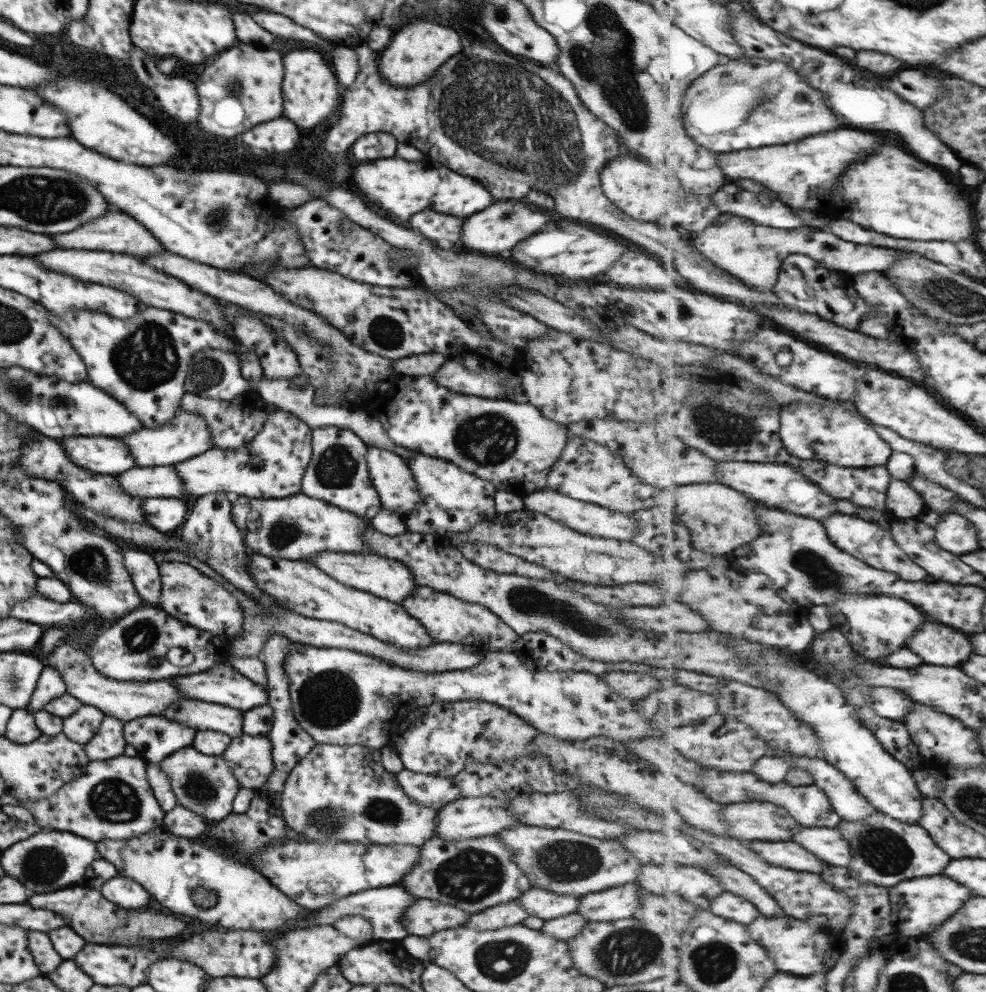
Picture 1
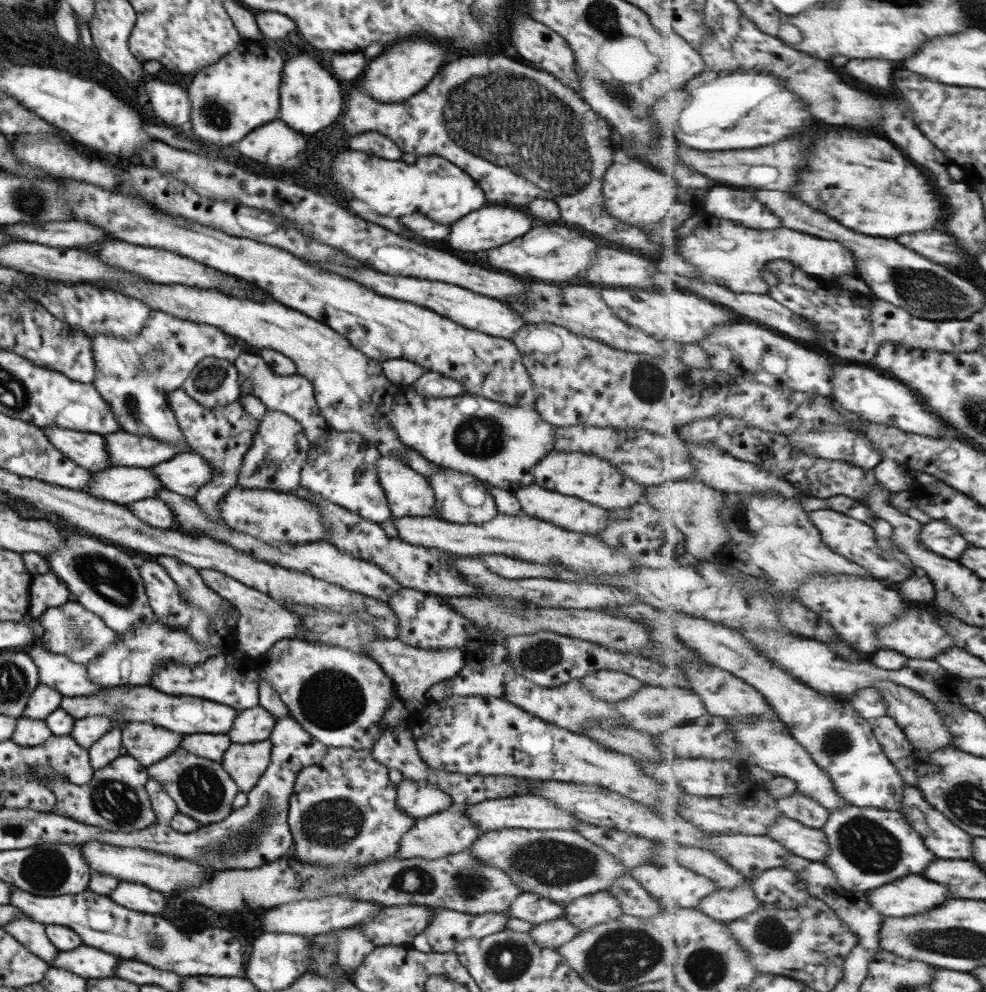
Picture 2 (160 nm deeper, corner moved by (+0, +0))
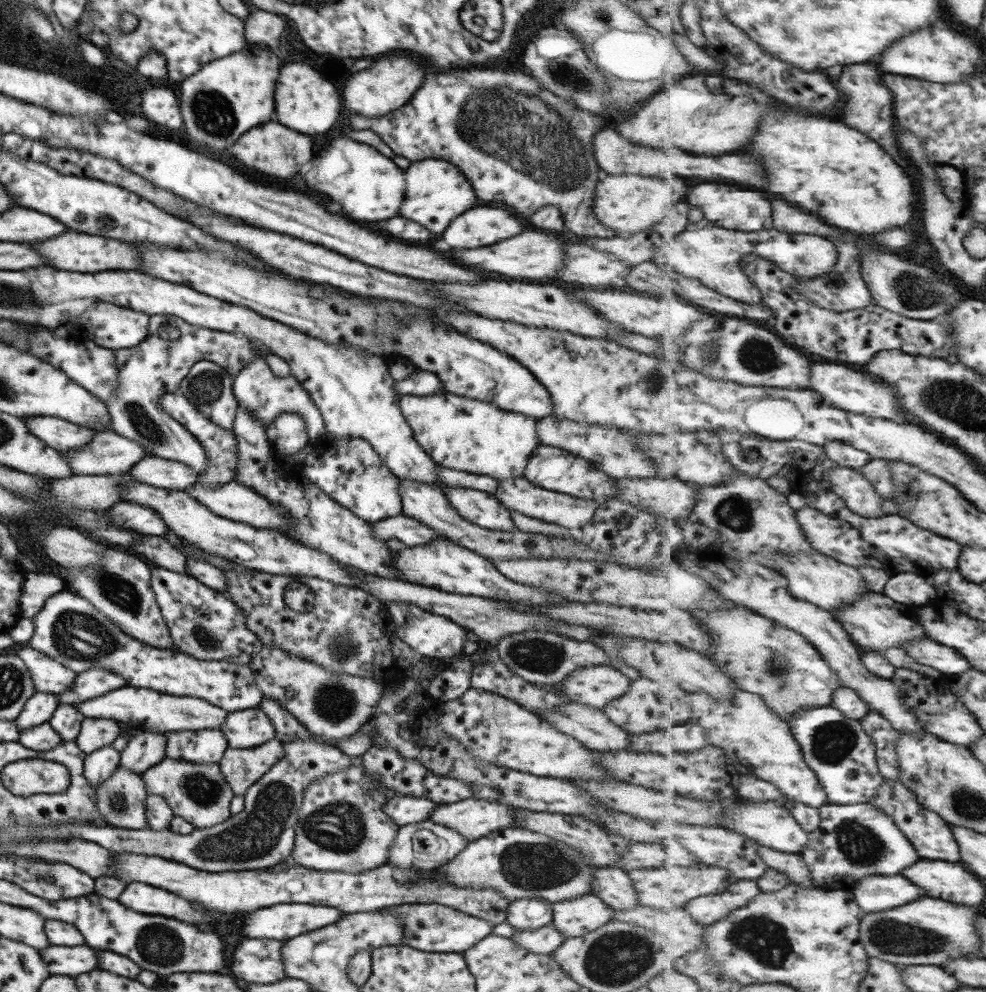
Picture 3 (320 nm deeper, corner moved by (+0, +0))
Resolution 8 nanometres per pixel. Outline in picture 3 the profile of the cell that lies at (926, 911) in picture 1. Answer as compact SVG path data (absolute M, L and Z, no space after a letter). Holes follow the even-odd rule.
M873 875L857 881L851 888L856 902L864 913L871 914L899 908L913 900L927 896L927 892L905 876Z

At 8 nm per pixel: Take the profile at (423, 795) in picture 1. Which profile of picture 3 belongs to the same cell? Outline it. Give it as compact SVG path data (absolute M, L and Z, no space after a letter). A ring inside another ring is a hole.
M393 794L385 803L384 814L399 828L427 819L435 806L439 805L429 799Z

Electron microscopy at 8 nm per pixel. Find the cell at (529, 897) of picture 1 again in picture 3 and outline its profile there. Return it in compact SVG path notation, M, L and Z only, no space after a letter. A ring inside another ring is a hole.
M521 898L509 902L504 922L514 930L533 930L550 924L551 904L533 898Z

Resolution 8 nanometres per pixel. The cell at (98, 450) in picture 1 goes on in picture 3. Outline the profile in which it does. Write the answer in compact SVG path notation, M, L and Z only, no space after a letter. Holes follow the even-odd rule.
M51 416L24 418L27 431L48 447L57 450L77 450L87 444L95 432L81 426L73 426L65 420Z

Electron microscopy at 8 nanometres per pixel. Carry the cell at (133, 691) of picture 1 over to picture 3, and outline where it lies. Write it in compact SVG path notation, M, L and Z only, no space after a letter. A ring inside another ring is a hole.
M23 647L16 654L28 668L34 692L47 692L59 695L71 686L75 672L67 670L62 664L55 664L52 658L31 647Z

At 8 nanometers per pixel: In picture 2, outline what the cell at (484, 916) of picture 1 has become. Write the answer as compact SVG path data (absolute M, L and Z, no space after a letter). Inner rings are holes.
M443 908L433 910L433 915L429 926L409 943L412 949L422 953L451 952L464 938L483 938L503 930L509 918L508 914L469 915Z

